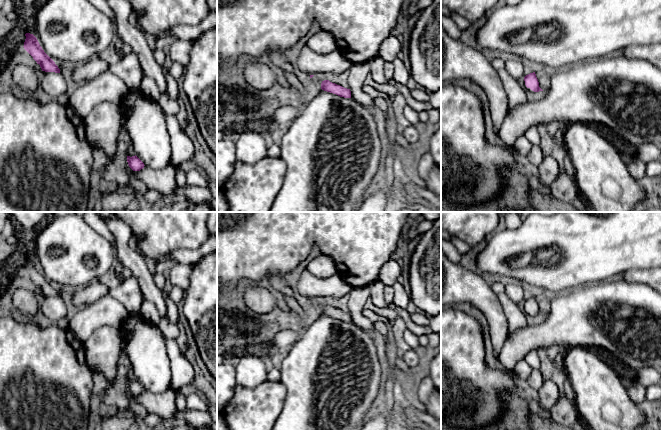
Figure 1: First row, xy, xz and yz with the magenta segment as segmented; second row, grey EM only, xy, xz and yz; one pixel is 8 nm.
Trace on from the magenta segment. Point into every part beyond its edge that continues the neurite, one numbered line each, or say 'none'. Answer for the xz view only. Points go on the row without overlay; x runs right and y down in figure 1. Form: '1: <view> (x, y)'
none

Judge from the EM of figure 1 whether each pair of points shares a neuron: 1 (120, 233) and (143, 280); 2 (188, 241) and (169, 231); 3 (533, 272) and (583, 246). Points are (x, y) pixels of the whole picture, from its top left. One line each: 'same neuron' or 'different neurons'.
1: same neuron
2: same neuron
3: same neuron

